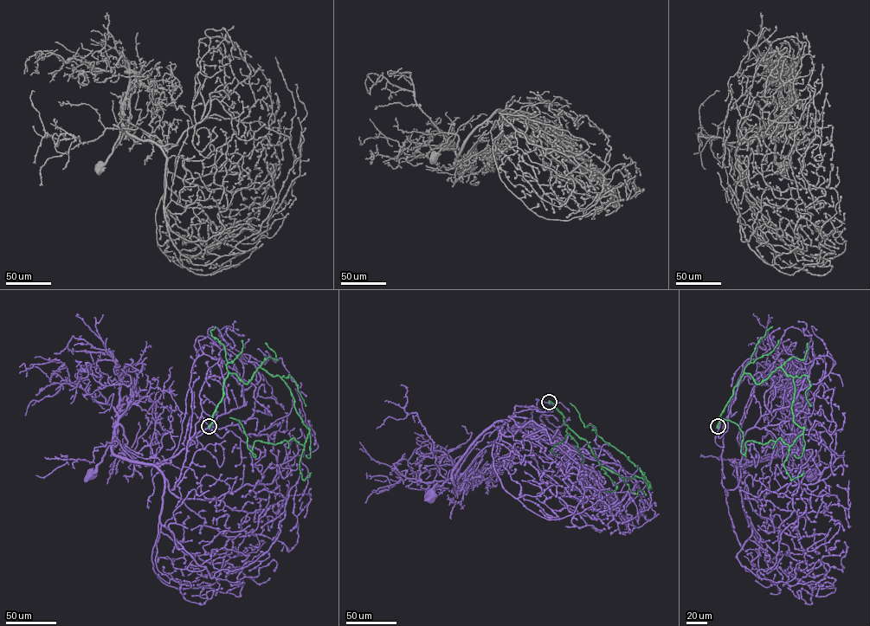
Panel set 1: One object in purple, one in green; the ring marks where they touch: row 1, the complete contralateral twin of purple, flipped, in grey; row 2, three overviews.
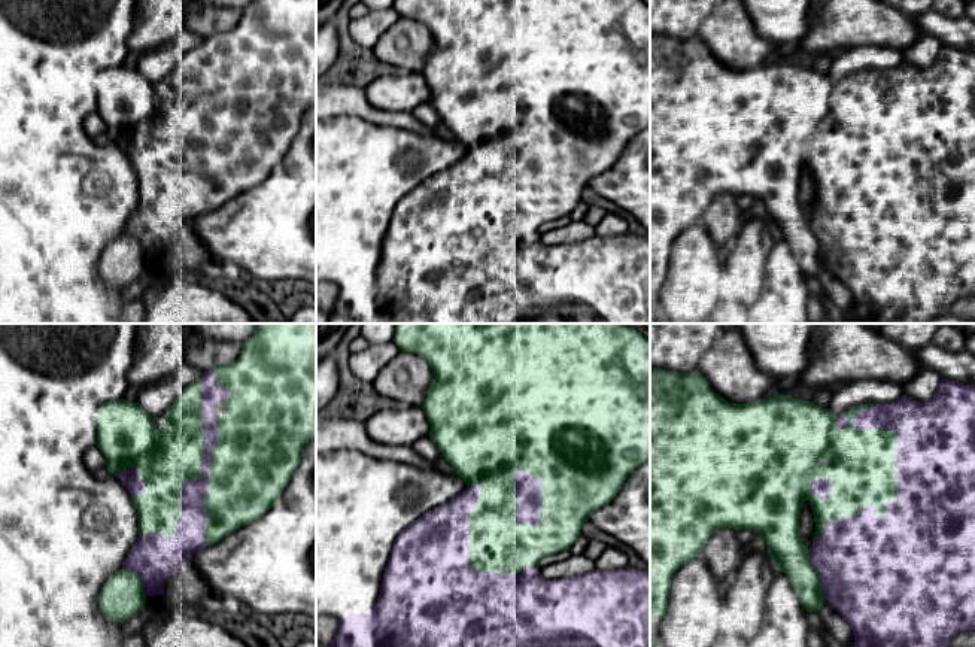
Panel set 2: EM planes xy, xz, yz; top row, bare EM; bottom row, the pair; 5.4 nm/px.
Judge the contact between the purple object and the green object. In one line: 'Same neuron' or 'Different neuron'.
Different neuron

